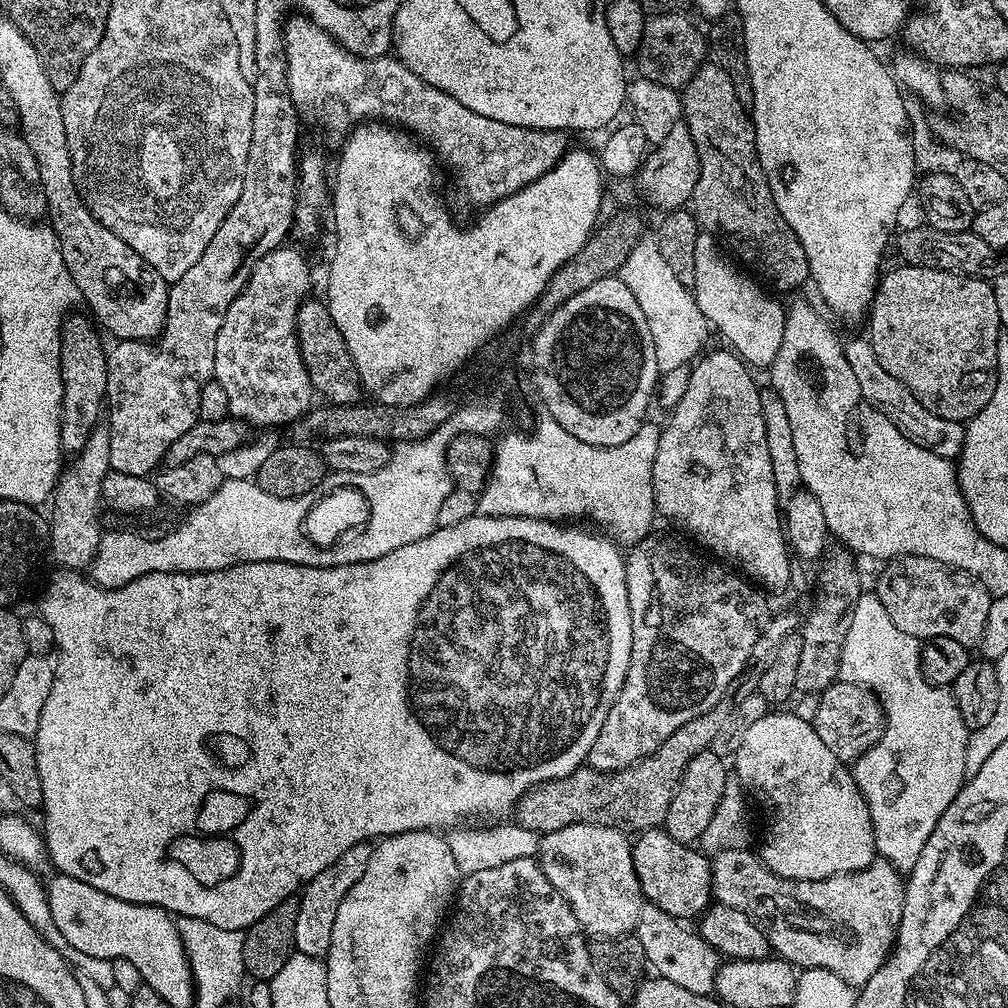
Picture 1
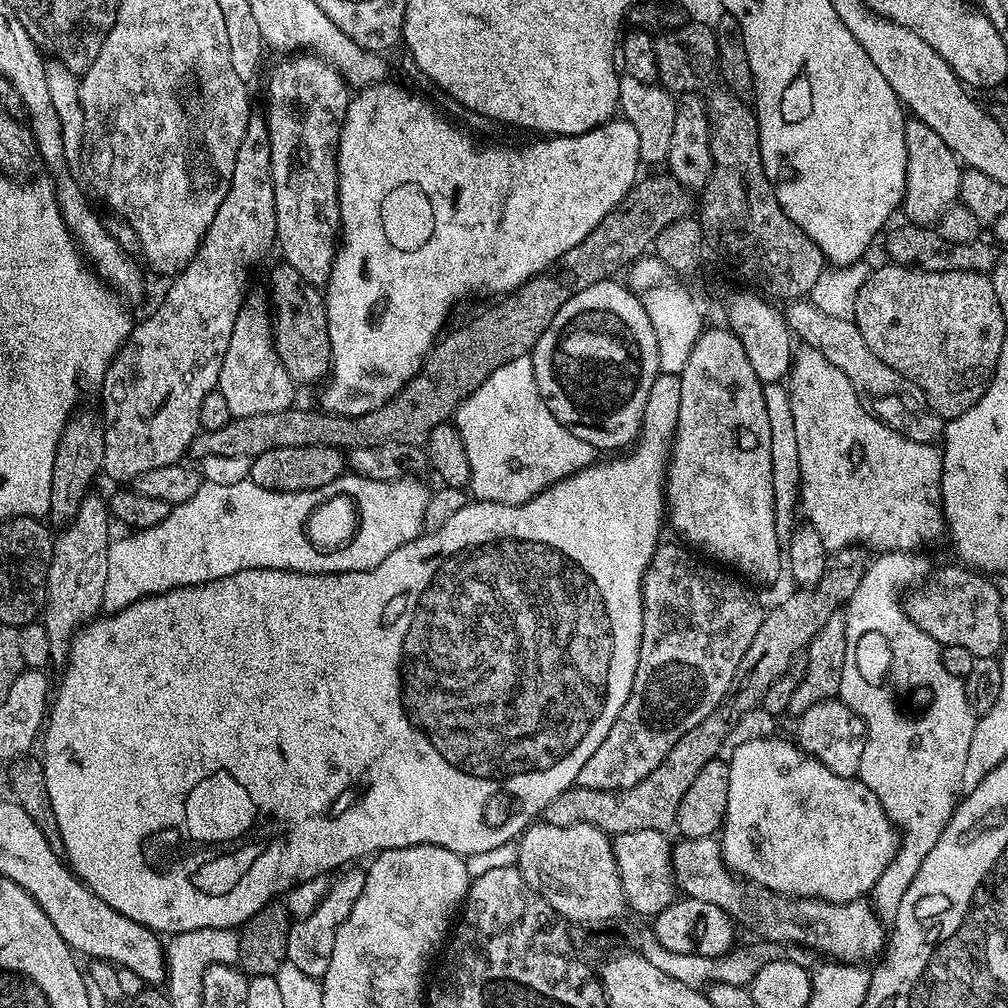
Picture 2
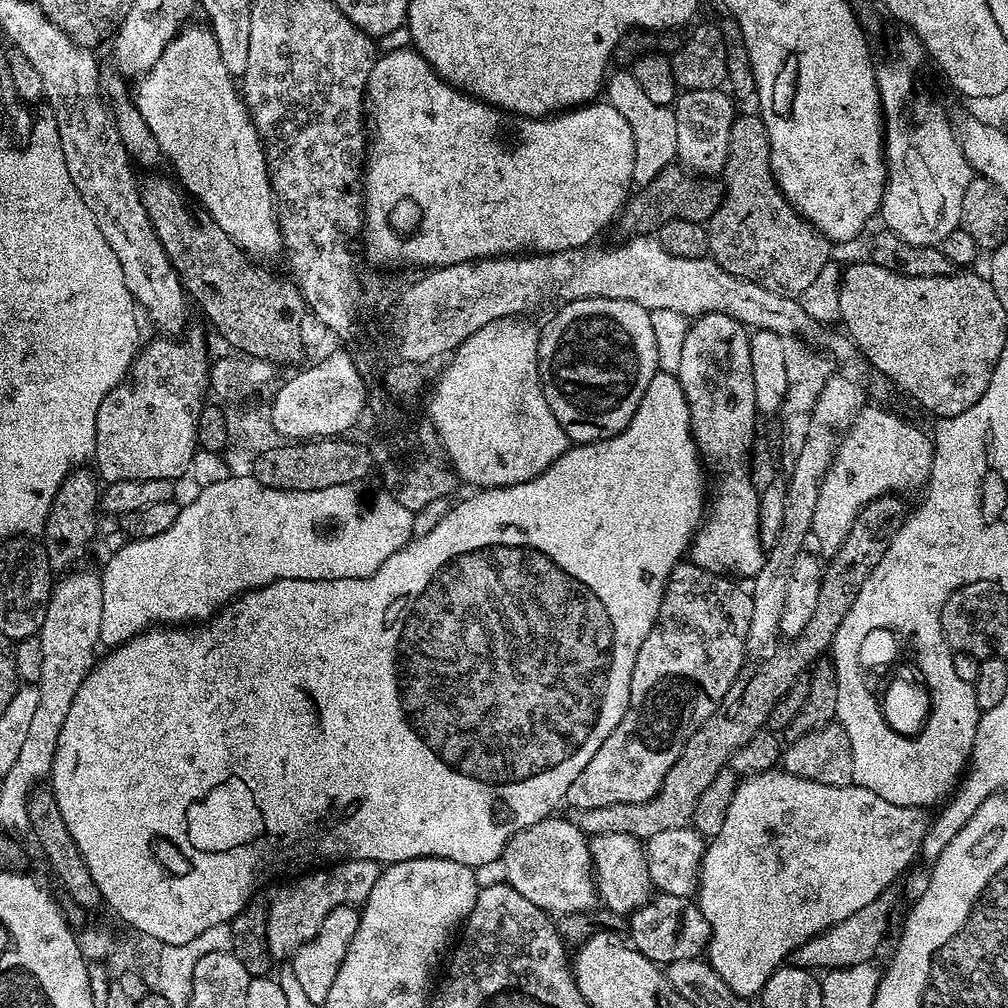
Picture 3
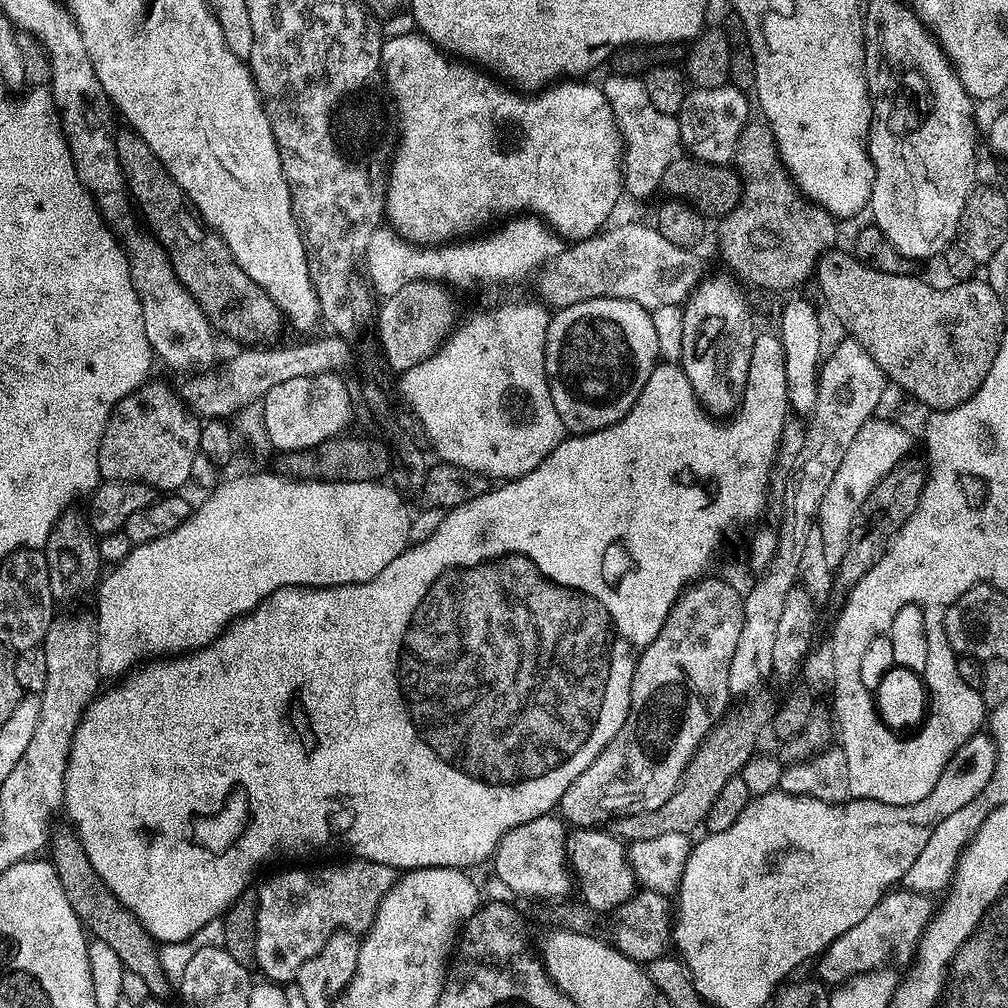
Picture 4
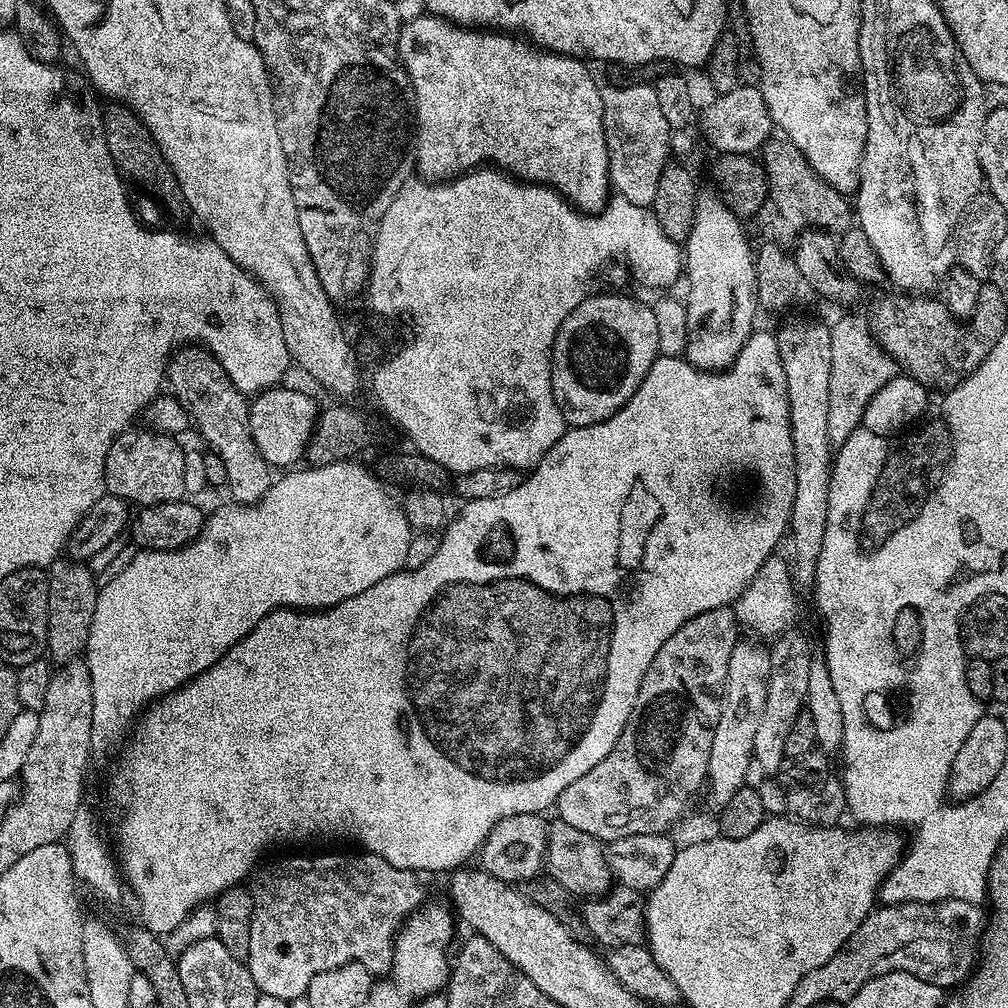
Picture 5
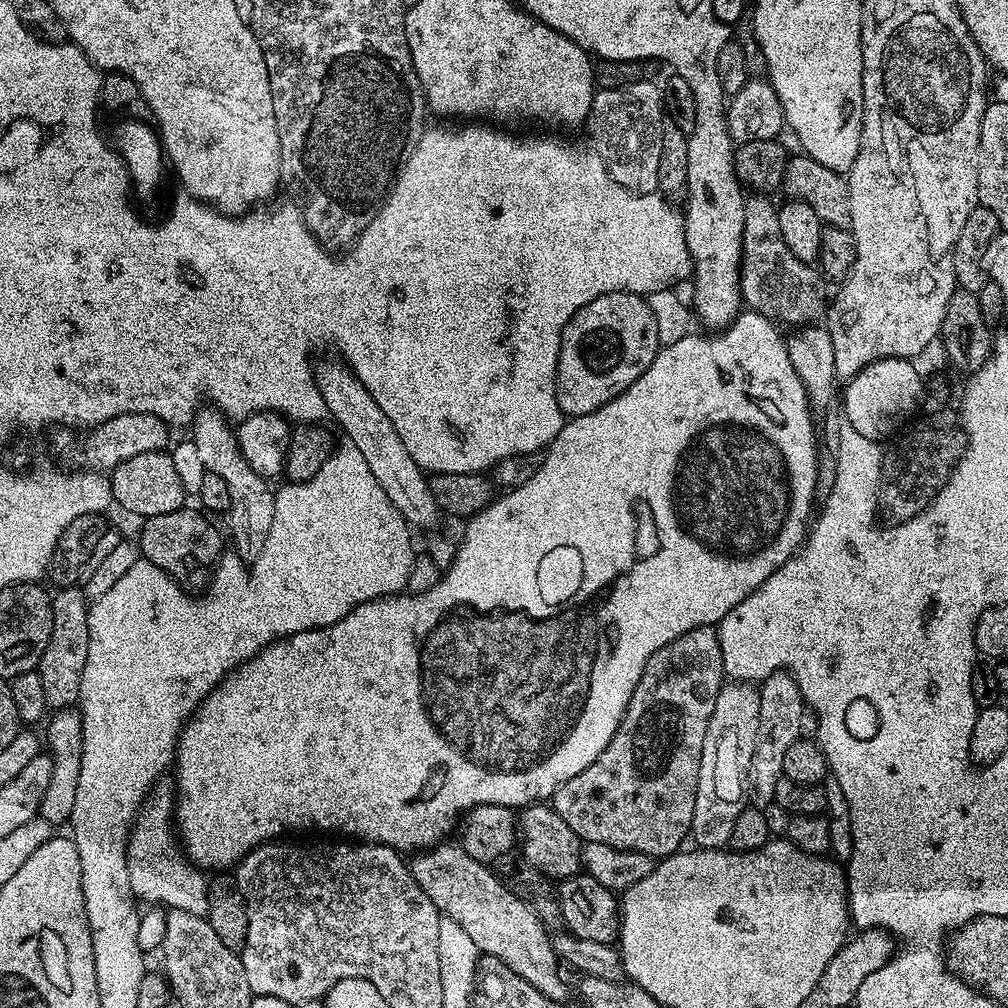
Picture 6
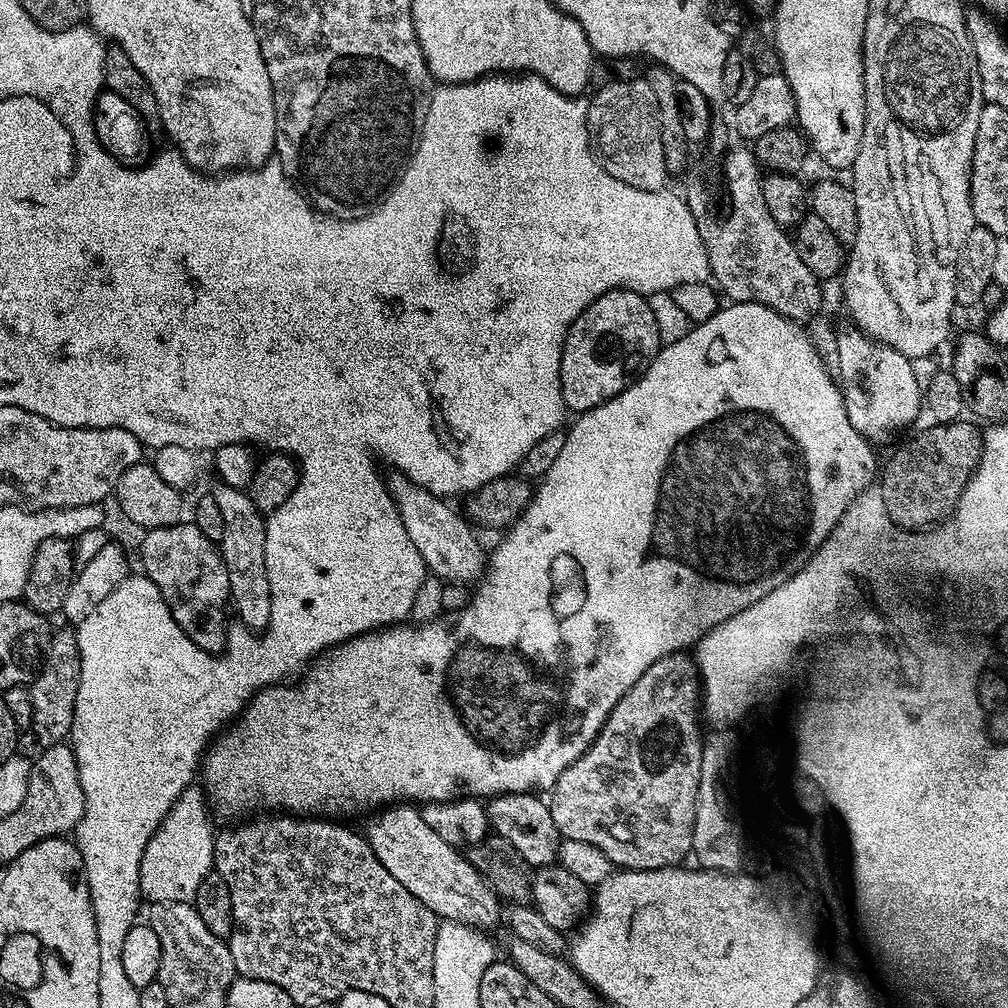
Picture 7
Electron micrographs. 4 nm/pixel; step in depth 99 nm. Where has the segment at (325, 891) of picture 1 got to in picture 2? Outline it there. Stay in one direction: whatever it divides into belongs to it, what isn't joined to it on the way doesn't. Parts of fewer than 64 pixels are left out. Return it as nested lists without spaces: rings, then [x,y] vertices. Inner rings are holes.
[[[352,866],[341,871],[335,879],[329,883],[328,892],[322,898],[322,902],[318,902],[316,909],[308,916],[297,919],[288,930],[287,963],[293,964],[302,970],[302,973],[315,978],[324,977],[330,966],[338,926],[342,926],[342,922],[346,922],[346,918],[350,918],[350,910],[354,910],[354,902],[358,902],[358,897],[362,895],[364,872],[356,869],[356,866]]]

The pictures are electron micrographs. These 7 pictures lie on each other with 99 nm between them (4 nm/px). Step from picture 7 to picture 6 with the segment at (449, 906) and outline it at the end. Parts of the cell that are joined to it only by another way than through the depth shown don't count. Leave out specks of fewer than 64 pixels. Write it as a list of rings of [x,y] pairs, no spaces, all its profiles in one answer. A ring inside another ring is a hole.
[[[441,842],[431,850],[421,851],[415,857],[417,860],[411,861],[410,864],[412,876],[417,880],[418,886],[429,895],[430,901],[437,907],[441,917],[458,922],[458,926],[462,926],[462,930],[466,930],[466,934],[473,940],[474,946],[479,948],[484,956],[498,958],[498,962],[510,966],[510,970],[514,970],[514,974],[526,978],[526,982],[530,982],[530,986],[534,986],[551,1000],[567,1001],[568,988],[564,985],[563,978],[560,977],[562,968],[552,949],[549,929],[545,928],[544,923],[536,917],[535,908],[517,898],[507,883],[489,865],[470,858],[470,854],[466,854],[464,849],[455,843],[452,843],[453,845],[448,843]]]

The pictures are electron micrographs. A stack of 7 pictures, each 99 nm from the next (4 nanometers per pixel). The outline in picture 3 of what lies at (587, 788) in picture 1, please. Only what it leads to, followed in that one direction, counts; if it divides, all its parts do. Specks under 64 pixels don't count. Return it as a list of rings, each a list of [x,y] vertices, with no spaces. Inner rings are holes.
[[[896,494],[879,496],[876,500],[870,501],[857,514],[856,521],[854,521],[850,532],[846,534],[841,548],[827,561],[826,567],[823,569],[820,578],[820,593],[818,594],[818,610],[814,610],[814,618],[810,618],[810,622],[806,622],[806,630],[802,630],[802,634],[789,639],[787,641],[788,648],[782,649],[781,652],[773,651],[771,653],[773,656],[769,660],[762,661],[752,673],[748,673],[748,670],[741,671],[730,686],[726,698],[722,698],[718,710],[714,710],[714,714],[710,714],[710,718],[706,718],[706,722],[702,722],[700,729],[686,742],[678,762],[674,762],[674,766],[670,766],[659,794],[641,804],[615,804],[614,806],[598,806],[594,810],[575,810],[571,813],[570,819],[573,824],[579,826],[581,832],[589,837],[602,834],[630,834],[638,841],[647,842],[654,834],[663,834],[665,830],[687,828],[692,824],[694,806],[698,806],[698,798],[702,798],[706,786],[710,786],[710,782],[714,782],[714,778],[718,778],[722,769],[729,767],[728,759],[731,756],[733,759],[740,749],[746,747],[767,725],[768,715],[775,709],[776,704],[787,695],[792,687],[798,684],[801,679],[799,678],[800,672],[806,671],[805,673],[807,673],[820,660],[819,656],[823,652],[825,655],[831,649],[832,639],[838,634],[838,626],[842,626],[842,618],[846,618],[846,613],[850,611],[850,606],[854,606],[854,598],[858,598],[866,578],[878,566],[880,559],[888,553],[892,541],[896,539],[896,532],[904,525],[906,511],[904,512],[904,504],[900,500],[903,499]]]

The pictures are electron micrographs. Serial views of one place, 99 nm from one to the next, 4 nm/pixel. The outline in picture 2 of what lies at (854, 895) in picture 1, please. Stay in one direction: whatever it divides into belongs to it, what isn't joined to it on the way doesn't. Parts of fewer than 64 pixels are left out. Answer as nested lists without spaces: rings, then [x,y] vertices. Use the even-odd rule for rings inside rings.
[[[707,836],[706,838],[690,838],[689,840],[680,838],[677,839],[675,843],[672,844],[672,873],[676,875],[676,883],[678,885],[679,891],[683,893],[684,896],[693,896],[698,898],[702,902],[714,902],[714,906],[718,906],[722,910],[726,910],[729,916],[732,917],[733,921],[741,922],[744,920],[744,924],[749,928],[750,931],[756,932],[757,937],[766,940],[780,940],[782,943],[796,943],[804,945],[804,947],[809,948],[812,952],[816,954],[821,954],[825,952],[825,957],[831,958],[836,962],[843,962],[846,964],[860,964],[861,962],[868,962],[868,960],[873,956],[873,958],[879,957],[883,953],[886,947],[886,924],[876,915],[876,909],[873,905],[869,903],[867,899],[861,898],[858,900],[851,900],[845,904],[830,904],[827,900],[822,900],[819,898],[793,898],[790,896],[782,896],[779,892],[772,892],[769,888],[758,888],[754,884],[745,883],[743,879],[734,878],[733,873],[728,871],[727,866],[724,864],[724,856],[720,852],[720,841],[719,839]]]

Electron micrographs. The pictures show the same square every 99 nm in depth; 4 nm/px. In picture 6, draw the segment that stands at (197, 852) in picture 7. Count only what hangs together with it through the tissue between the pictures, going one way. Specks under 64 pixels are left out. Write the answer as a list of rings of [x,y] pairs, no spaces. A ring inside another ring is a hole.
[[[164,778],[149,792],[140,811],[136,813],[132,831],[128,833],[126,850],[126,870],[130,872],[130,886],[133,890],[139,889],[140,879],[156,866],[156,872],[148,876],[148,892],[156,903],[153,905],[163,906],[168,910],[177,908],[195,916],[207,917],[209,877],[184,855],[184,849],[178,843],[178,832],[172,821],[175,806],[173,781]]]

